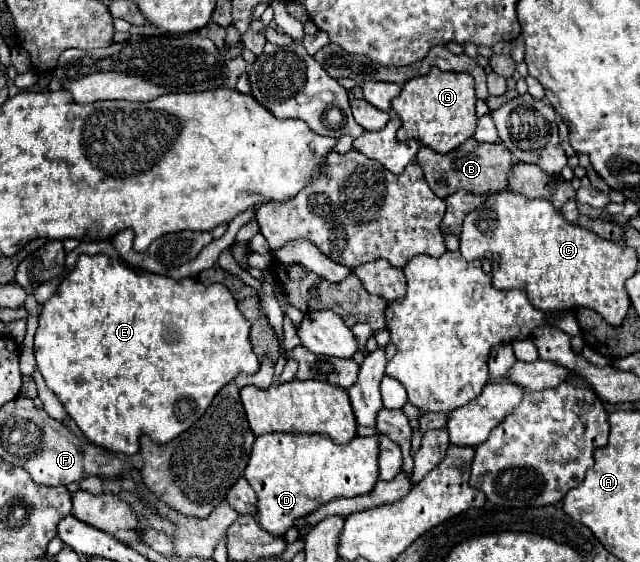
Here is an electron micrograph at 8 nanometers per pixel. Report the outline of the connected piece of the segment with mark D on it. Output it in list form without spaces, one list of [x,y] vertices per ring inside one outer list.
[[[267,434],[255,438],[249,464],[245,468],[245,480],[257,494],[257,520],[263,530],[273,536],[285,536],[285,532],[299,520],[313,514],[323,504],[337,498],[353,498],[371,492],[379,480],[377,470],[377,438],[359,438],[355,436],[347,446],[331,444],[327,436],[285,436],[285,434]]]

